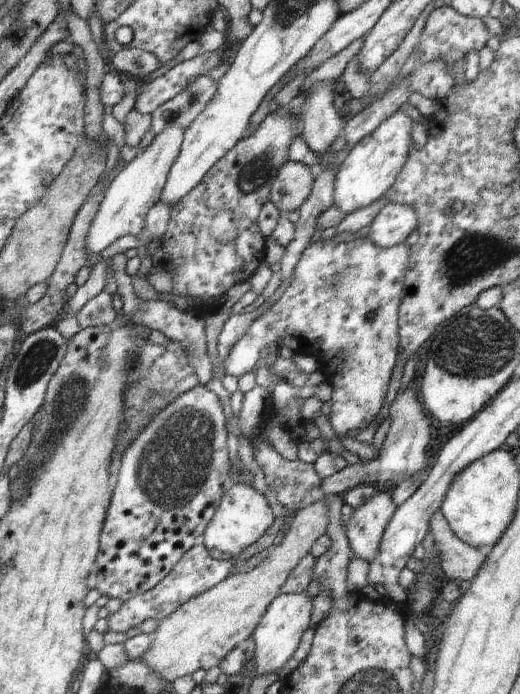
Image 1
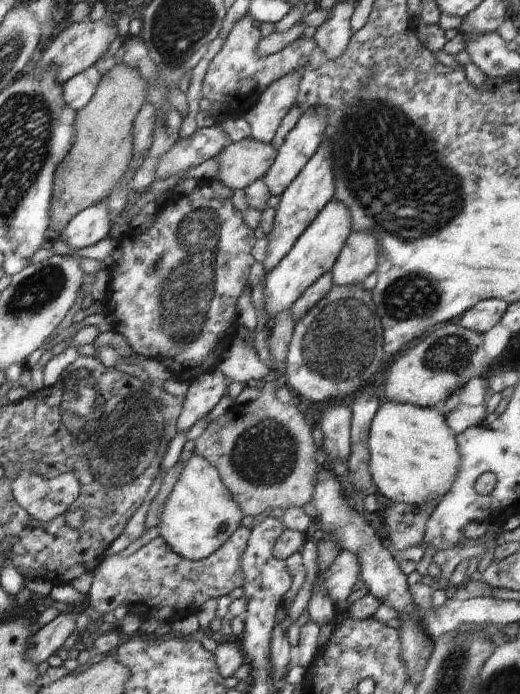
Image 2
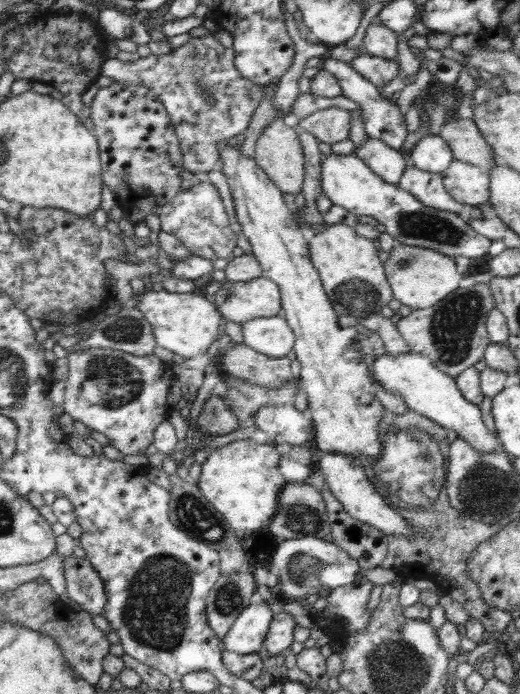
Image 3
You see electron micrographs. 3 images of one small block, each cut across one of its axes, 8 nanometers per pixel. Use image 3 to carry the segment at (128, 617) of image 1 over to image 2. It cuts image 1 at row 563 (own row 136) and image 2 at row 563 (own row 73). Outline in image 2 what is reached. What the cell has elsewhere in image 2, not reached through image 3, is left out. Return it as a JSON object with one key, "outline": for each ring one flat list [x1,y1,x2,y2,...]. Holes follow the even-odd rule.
{"outline":[[240,525,226,542,218,547,208,558,191,561,180,554,174,552,164,538,158,536,148,544,142,546,130,555,118,556,118,553,107,556,100,566,94,572,92,586,86,594,86,604,93,607,98,613,106,614,113,612,116,608,123,606,126,608,126,614,137,614,140,621,160,620,164,622,176,622,178,618,184,618,187,612,194,612,202,608,202,605,211,598,217,598,230,594,232,590,240,588,244,584,244,574,242,574,242,554,246,550,251,530,248,527]]}

